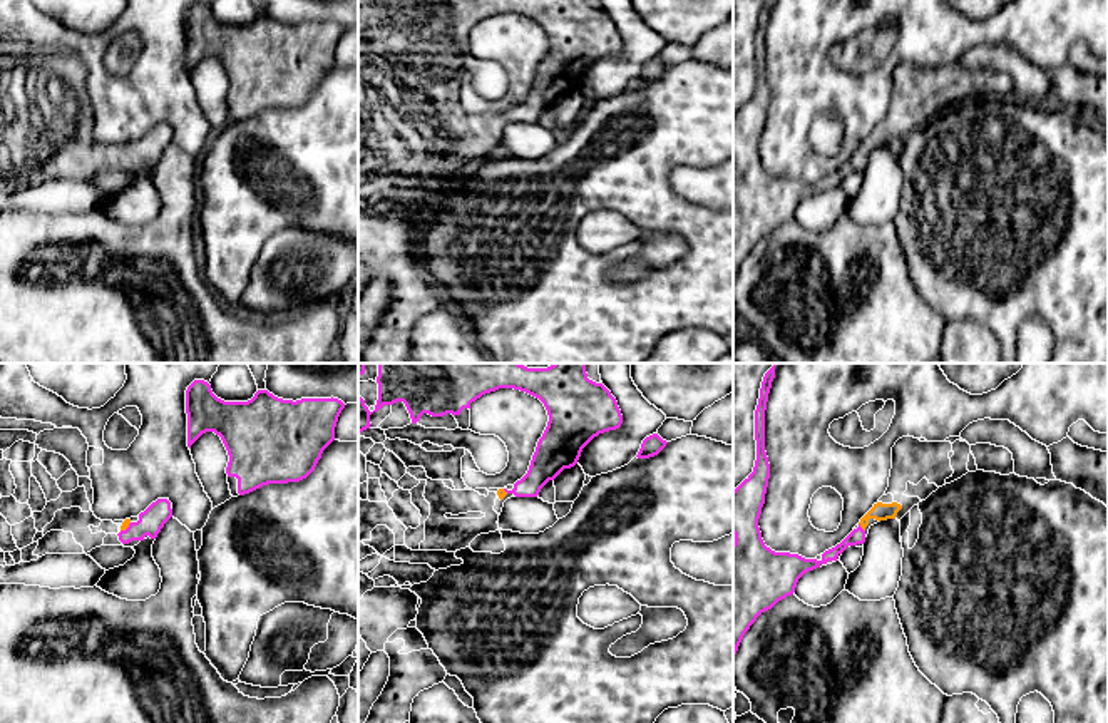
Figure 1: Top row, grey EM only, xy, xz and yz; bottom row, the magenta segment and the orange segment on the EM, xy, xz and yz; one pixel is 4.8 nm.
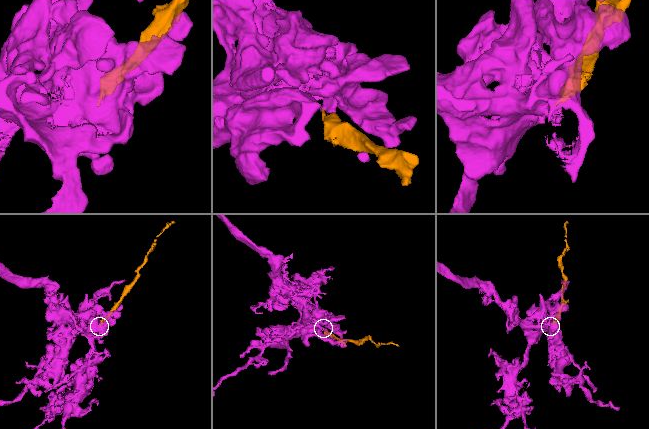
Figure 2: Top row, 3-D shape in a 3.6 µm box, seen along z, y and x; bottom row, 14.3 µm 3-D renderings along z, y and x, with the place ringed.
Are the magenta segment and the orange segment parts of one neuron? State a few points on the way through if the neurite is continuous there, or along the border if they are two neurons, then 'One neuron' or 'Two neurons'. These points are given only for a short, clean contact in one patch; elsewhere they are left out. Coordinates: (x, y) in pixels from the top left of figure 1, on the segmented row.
Path across: yz (857, 536), (861, 528), (871, 514), (881, 511). One neuron

